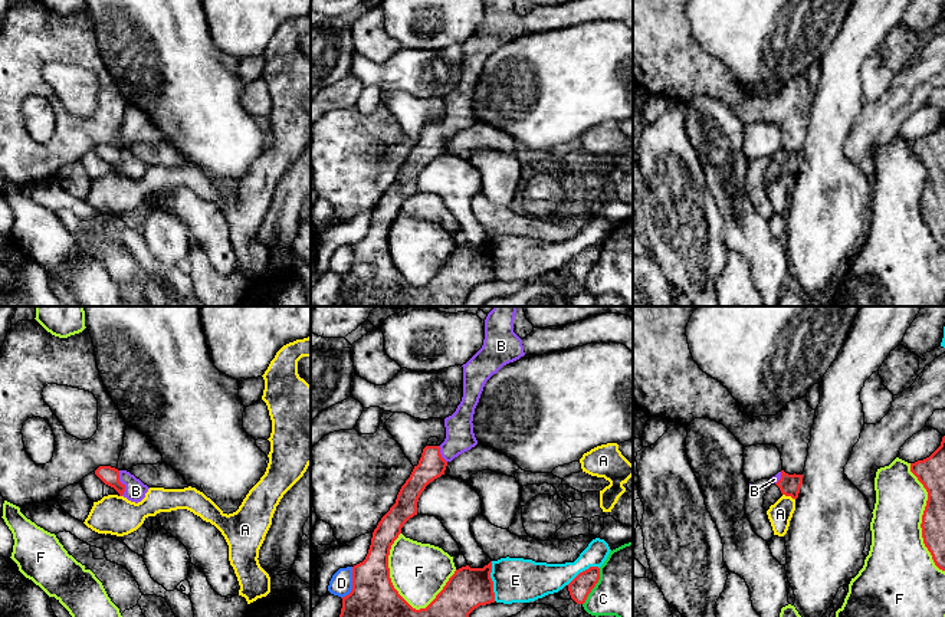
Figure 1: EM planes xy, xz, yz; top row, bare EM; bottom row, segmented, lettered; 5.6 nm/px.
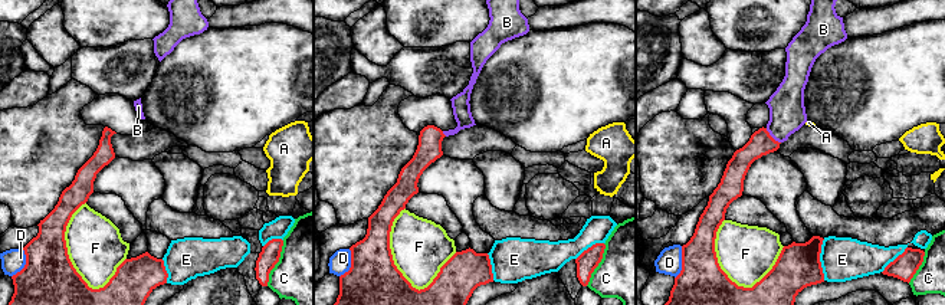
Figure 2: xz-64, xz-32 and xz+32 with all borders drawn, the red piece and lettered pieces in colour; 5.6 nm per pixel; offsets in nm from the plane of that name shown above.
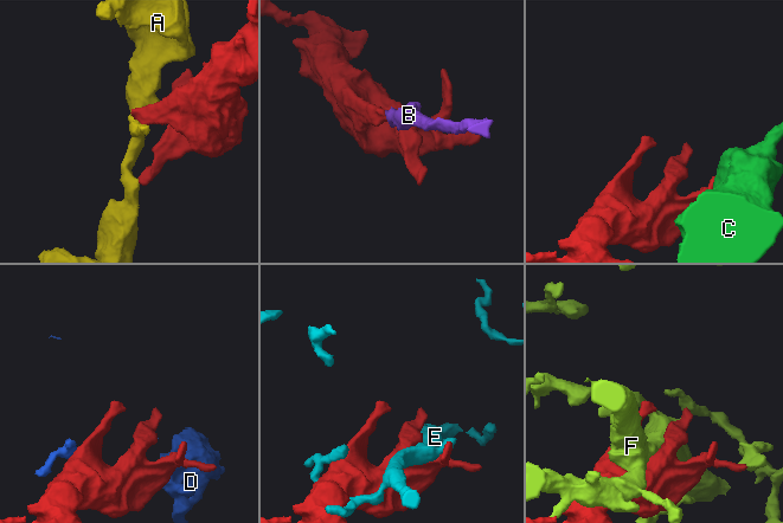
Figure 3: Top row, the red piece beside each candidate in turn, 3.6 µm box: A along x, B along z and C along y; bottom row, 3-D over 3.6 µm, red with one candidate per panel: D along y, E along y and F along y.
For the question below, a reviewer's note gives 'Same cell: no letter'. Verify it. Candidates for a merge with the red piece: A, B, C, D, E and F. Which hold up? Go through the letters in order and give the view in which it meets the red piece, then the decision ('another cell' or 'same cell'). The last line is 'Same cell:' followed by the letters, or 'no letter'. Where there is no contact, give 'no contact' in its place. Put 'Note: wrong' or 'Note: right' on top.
Note: wrong
A: yz | another cell
B: xy | same cell
C: xz | another cell
D: xz | another cell
E: xz | another cell
F: xz | another cell
Same cell: B

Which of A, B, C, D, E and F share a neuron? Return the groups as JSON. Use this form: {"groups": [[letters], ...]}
{"groups": [["A"], ["B"], ["C"], ["D"], ["E"], ["F"]]}

